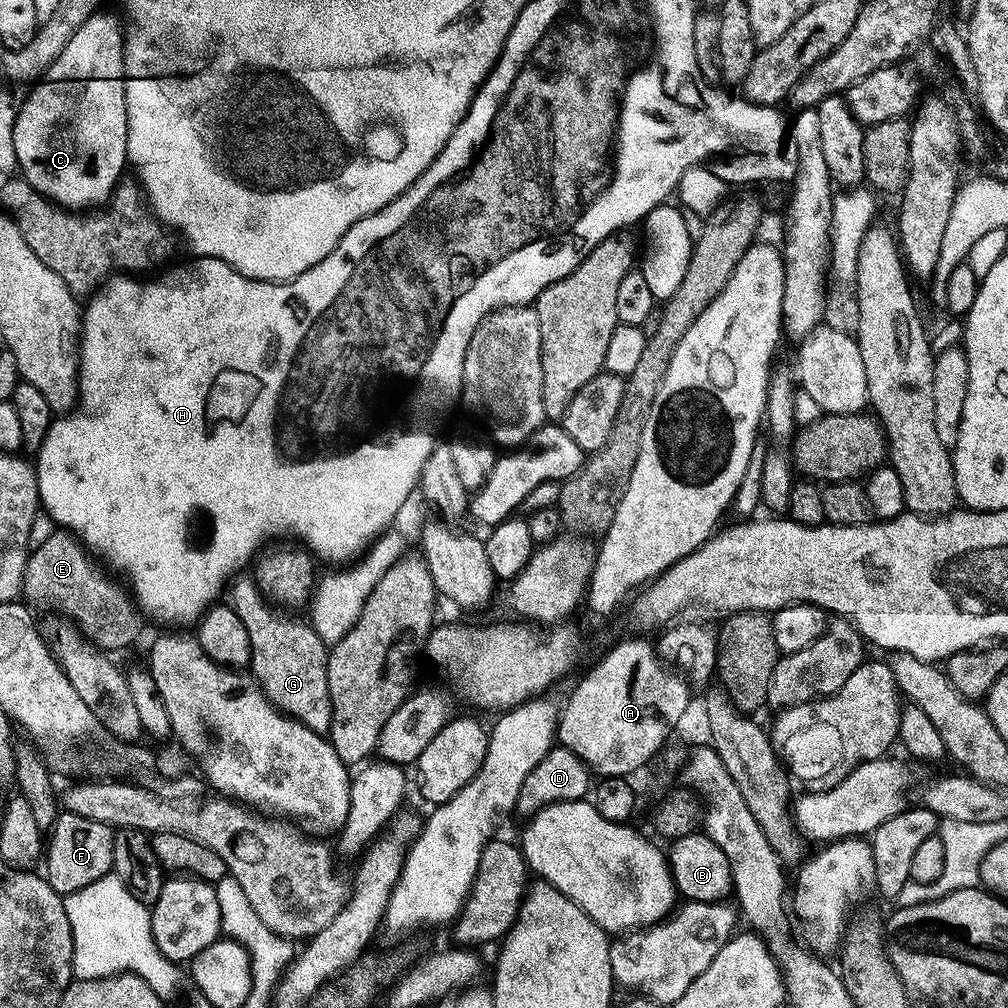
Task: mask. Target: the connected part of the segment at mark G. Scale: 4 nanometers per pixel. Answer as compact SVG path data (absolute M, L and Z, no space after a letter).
M244 575L233 579L228 600L249 635L251 675L263 686L268 700L276 708L302 721L308 729L327 733L333 716L328 680L329 647L313 626L276 609L259 591L253 577Z

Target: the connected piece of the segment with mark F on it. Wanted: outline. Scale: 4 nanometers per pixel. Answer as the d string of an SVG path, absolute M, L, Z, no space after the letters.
M61 811L52 831L46 836L46 851L42 857L42 875L59 896L69 896L90 882L112 872L114 862L114 829L110 824L94 822L94 818L82 818L82 814Z

